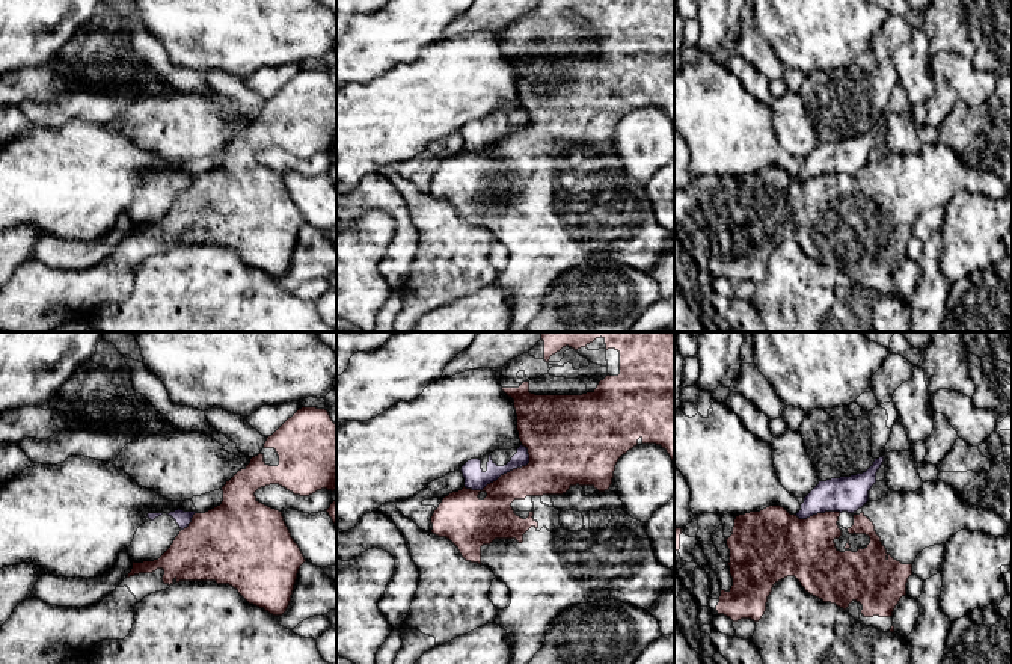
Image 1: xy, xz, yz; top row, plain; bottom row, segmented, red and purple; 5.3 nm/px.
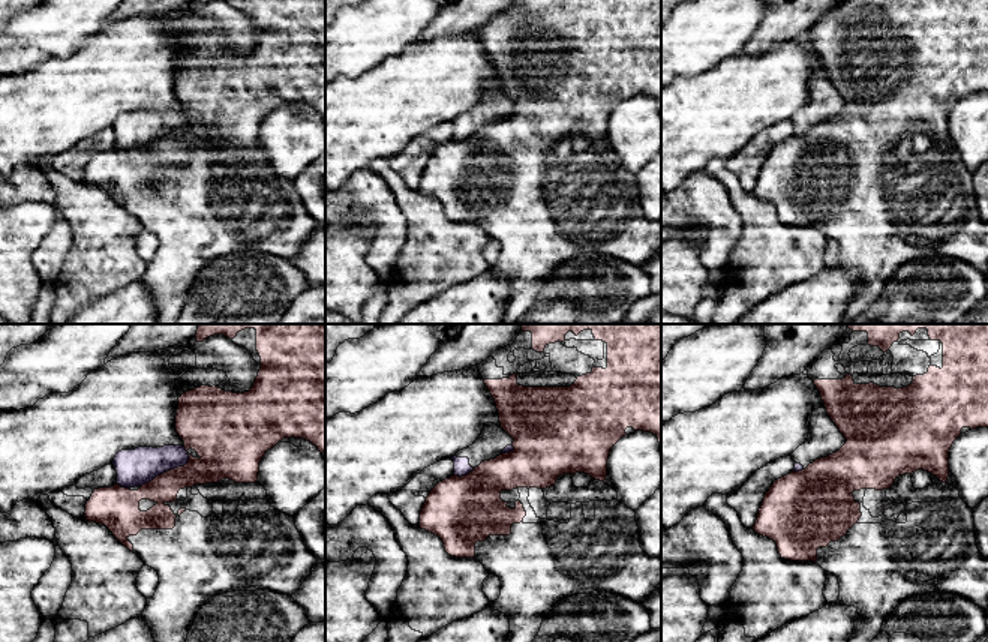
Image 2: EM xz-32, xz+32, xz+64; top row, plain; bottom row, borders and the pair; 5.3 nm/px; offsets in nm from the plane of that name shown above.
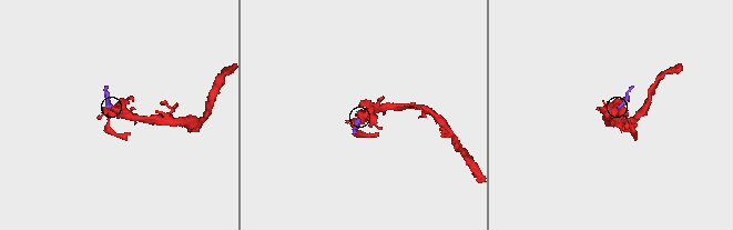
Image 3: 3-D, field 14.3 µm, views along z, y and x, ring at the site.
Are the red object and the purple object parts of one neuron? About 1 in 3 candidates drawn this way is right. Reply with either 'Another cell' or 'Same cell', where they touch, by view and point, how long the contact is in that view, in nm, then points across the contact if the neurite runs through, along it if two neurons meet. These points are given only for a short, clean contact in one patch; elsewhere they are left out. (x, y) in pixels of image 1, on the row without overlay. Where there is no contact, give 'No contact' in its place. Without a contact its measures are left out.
Another cell. Touches red at xz (504, 136). Shared border 400 nm

